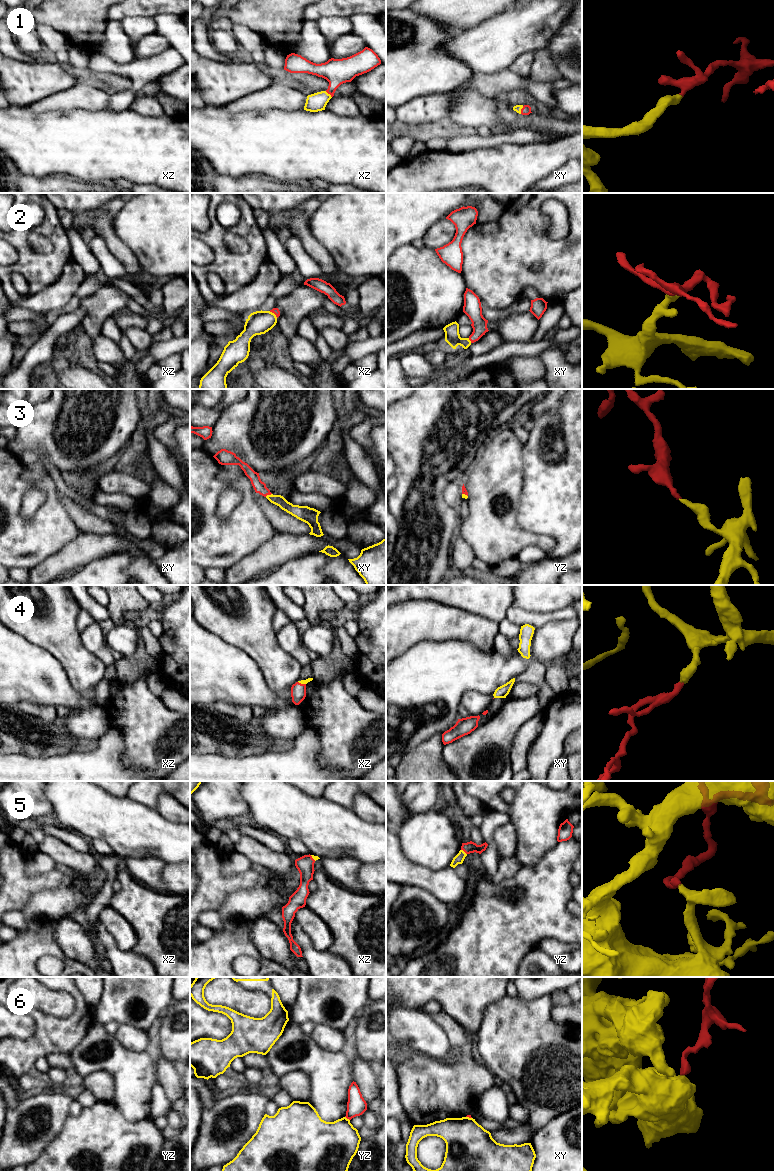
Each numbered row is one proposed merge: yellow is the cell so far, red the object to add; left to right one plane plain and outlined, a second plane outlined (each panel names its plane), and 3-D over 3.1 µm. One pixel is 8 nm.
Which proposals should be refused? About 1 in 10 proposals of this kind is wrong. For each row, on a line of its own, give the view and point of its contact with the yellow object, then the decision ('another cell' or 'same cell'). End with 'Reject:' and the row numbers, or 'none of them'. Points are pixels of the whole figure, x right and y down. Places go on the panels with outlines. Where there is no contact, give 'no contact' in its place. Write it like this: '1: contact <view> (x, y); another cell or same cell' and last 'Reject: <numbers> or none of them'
1: contact xy (520, 110); same cell
2: contact xy (469, 340); same cell
3: contact xy (268, 495); same cell
4: contact xz (302, 683); same cell
5: contact yz (464, 852); same cell
6: contact yz (346, 1118); another cell
Reject: 6

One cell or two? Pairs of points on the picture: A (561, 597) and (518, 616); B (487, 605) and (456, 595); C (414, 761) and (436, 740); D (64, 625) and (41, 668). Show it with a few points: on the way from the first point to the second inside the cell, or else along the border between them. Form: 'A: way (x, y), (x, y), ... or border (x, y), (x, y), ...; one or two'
A: border (513, 603), (526, 610), (555, 610); two
B: way (479, 597), (477, 595), (464, 595); one
C: way (419, 757), (431, 745); one
D: border (28, 641), (47, 650), (61, 664), (64, 670); two

